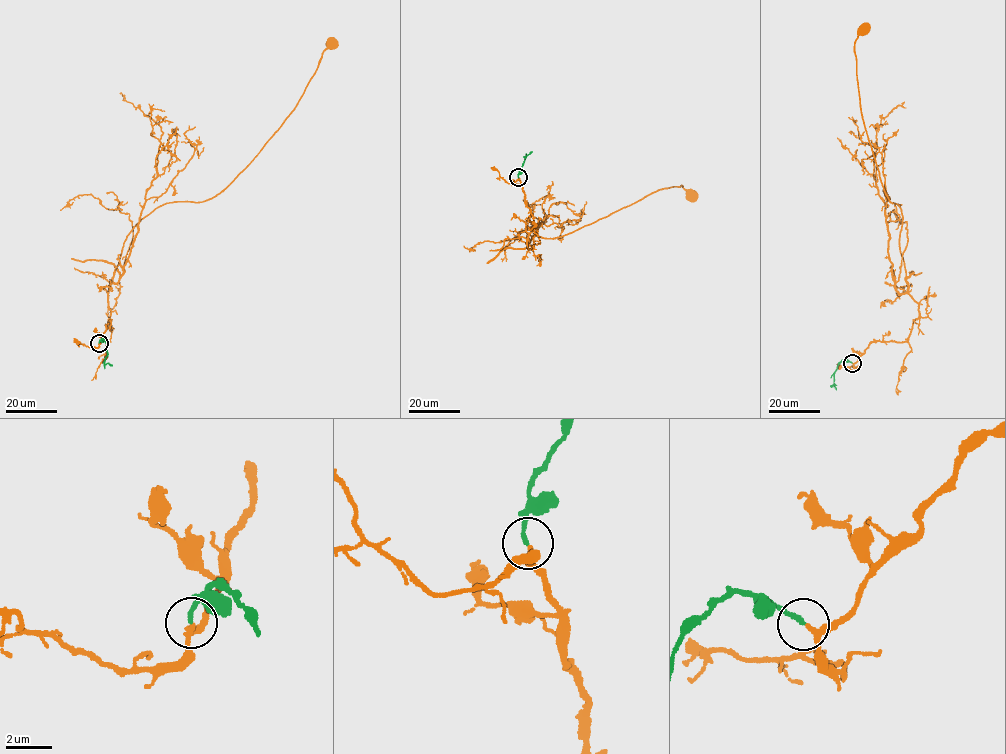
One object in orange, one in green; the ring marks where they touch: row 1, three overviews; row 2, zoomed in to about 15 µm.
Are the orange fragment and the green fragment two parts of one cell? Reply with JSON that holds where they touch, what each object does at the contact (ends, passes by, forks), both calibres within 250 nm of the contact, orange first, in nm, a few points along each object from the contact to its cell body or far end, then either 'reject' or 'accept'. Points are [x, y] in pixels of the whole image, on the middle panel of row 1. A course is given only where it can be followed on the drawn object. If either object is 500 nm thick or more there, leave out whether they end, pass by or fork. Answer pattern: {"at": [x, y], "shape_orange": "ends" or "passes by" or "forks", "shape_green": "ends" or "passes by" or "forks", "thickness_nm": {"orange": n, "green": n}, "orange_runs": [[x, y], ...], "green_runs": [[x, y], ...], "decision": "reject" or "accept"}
{"at": [518, 177], "shape_orange": "passes by", "shape_green": "ends", "thickness_nm": {"orange": 190, "green": 180}, "orange_runs": [[518, 177], [536, 231], [528, 250], [532, 236], [553, 239], [572, 233], [666, 188], [680, 185], [690, 194]], "green_runs": [[518, 177], [525, 156], [532, 151]], "decision": "accept"}

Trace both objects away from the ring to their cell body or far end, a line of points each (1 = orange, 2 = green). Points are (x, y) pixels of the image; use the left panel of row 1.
1: (99, 343), (105, 325), (111, 331), (109, 283), (126, 236), (166, 203), (220, 192), (294, 109), (331, 42)
2: (99, 343), (102, 338), (106, 343), (105, 363), (112, 365)

